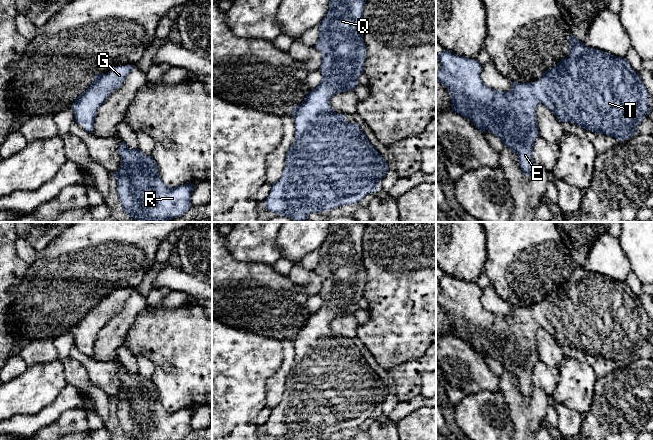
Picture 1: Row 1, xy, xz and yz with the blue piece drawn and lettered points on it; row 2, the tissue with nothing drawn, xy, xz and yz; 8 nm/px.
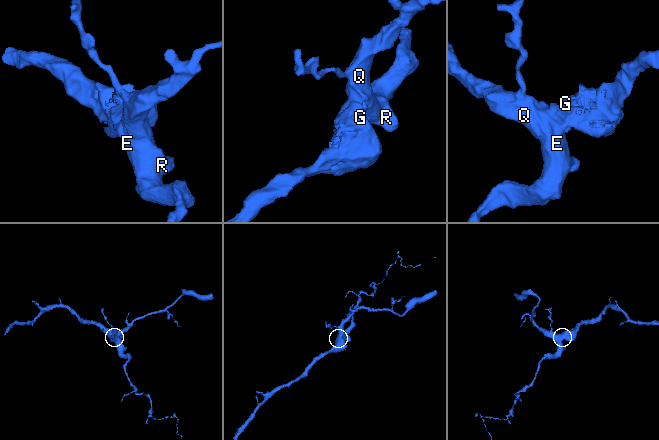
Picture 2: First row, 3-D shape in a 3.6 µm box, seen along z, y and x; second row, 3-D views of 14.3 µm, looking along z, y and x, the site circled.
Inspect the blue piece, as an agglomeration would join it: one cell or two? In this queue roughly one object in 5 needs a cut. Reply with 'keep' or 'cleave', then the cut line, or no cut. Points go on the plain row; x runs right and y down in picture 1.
keep | no cut

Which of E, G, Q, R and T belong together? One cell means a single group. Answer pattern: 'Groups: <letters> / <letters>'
Groups: E G Q R T

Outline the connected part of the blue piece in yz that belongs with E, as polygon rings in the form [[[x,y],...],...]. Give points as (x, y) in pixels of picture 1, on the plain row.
[[[573,259],[569,262],[569,281],[562,282],[556,290],[546,294],[537,306],[511,306],[510,315],[499,315],[484,308],[481,302],[481,288],[474,284],[443,274],[436,280],[441,292],[436,296],[436,304],[446,310],[451,319],[452,335],[468,342],[472,348],[485,357],[486,354],[501,363],[504,370],[517,380],[524,399],[531,398],[533,371],[539,361],[537,350],[537,331],[544,328],[561,346],[571,346],[596,358],[605,358],[624,365],[634,360],[642,344],[649,339],[649,317],[638,297],[630,290],[626,282],[620,282],[602,274],[587,271]]]

